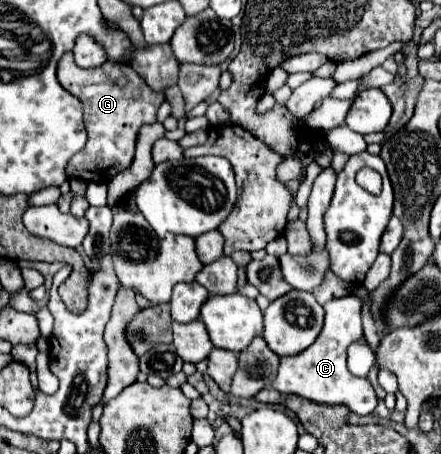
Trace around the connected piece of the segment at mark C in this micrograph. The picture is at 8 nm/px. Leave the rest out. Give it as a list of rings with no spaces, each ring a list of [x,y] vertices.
[[[344,296],[324,304],[326,318],[322,336],[318,336],[318,340],[306,352],[302,352],[302,356],[288,356],[280,360],[280,370],[272,388],[282,394],[298,394],[310,398],[318,404],[344,404],[360,416],[370,414],[378,402],[374,388],[366,378],[356,378],[346,368],[348,346],[364,336],[360,322],[360,308],[362,302],[356,296]]]

